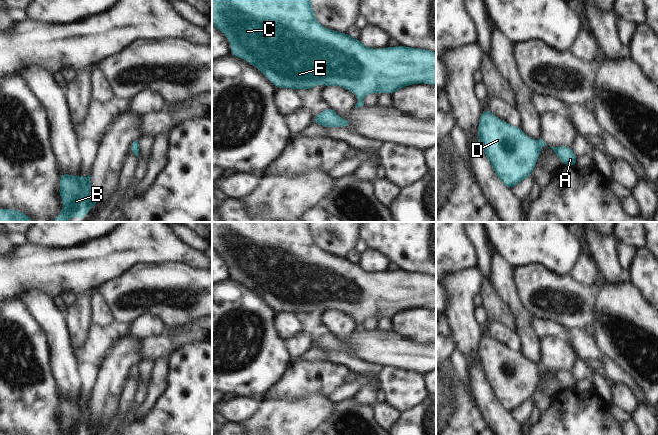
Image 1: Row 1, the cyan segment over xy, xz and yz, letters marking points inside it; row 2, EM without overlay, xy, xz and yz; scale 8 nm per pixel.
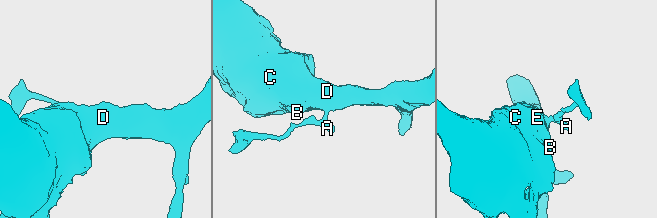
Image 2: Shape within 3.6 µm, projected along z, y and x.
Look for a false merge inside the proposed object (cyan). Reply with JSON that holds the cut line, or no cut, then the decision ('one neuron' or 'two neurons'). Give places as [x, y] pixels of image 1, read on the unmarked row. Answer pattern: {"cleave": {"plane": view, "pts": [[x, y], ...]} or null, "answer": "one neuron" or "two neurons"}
{"cleave": null, "answer": "one neuron"}

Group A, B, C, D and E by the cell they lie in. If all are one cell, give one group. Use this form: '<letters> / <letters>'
A B C D E

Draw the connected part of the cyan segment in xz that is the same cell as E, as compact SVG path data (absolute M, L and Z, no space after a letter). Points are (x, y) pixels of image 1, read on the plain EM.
M212 222L212 247L214 250L223 256L230 269L231 279L248 285L251 289L262 296L269 305L278 313L313 313L316 309L323 308L325 311L337 309L353 316L358 325L355 332L364 330L362 323L370 317L385 317L394 318L397 314L419 307L436 309L436 276L425 273L414 273L399 269L397 271L386 271L384 273L372 273L365 270L359 263L353 263L348 257L340 257L322 250L316 244L316 239L313 235L311 222Z

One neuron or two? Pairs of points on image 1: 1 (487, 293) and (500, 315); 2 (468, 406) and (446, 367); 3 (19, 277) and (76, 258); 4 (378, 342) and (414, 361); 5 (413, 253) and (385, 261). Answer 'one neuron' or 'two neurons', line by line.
1: one neuron
2: two neurons
3: one neuron
4: one neuron
5: two neurons

